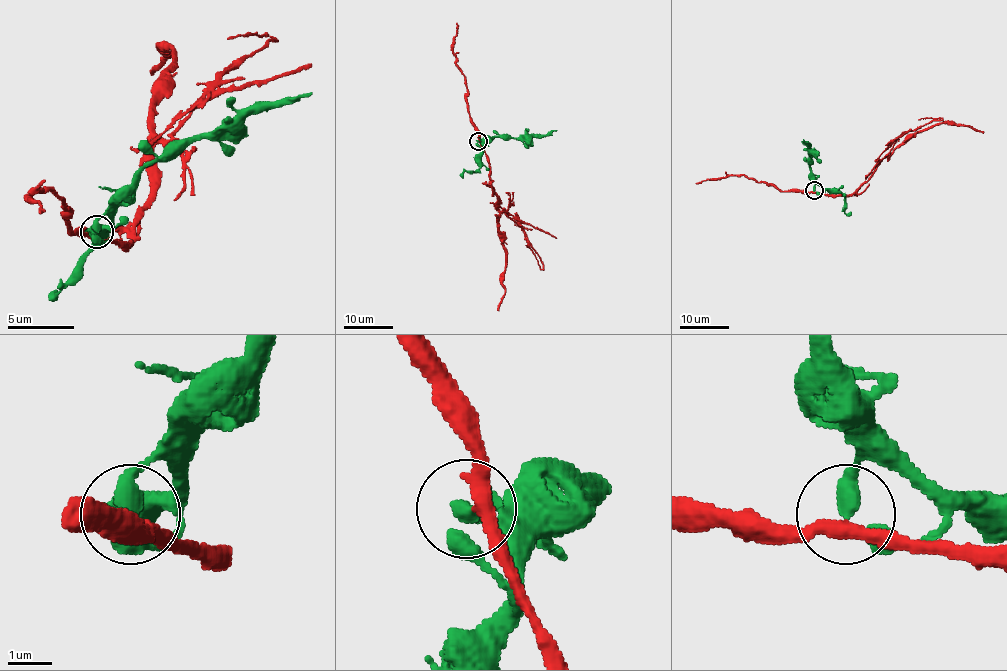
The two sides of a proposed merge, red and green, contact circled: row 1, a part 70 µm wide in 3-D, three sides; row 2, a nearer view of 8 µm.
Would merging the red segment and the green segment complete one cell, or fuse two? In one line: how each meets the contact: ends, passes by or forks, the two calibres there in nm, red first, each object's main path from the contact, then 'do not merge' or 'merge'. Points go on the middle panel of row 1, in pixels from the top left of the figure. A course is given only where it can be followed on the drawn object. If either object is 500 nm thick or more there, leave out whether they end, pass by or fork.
red passes by; green ends there; 320 nm thick on the red side, 420 nm on the other; red runs (478, 140), (489, 165), (489, 185), (497, 196), (497, 207), (523, 229), (541, 269), (526, 245); green runs (478, 140), (489, 141), (496, 137), (532, 138), (556, 130); do not merge

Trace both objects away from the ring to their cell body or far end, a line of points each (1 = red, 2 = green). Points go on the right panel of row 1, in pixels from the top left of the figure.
1: (813, 191), (852, 194), (902, 133), (942, 119), (918, 120)
2: (813, 191), (811, 149), (803, 139)

